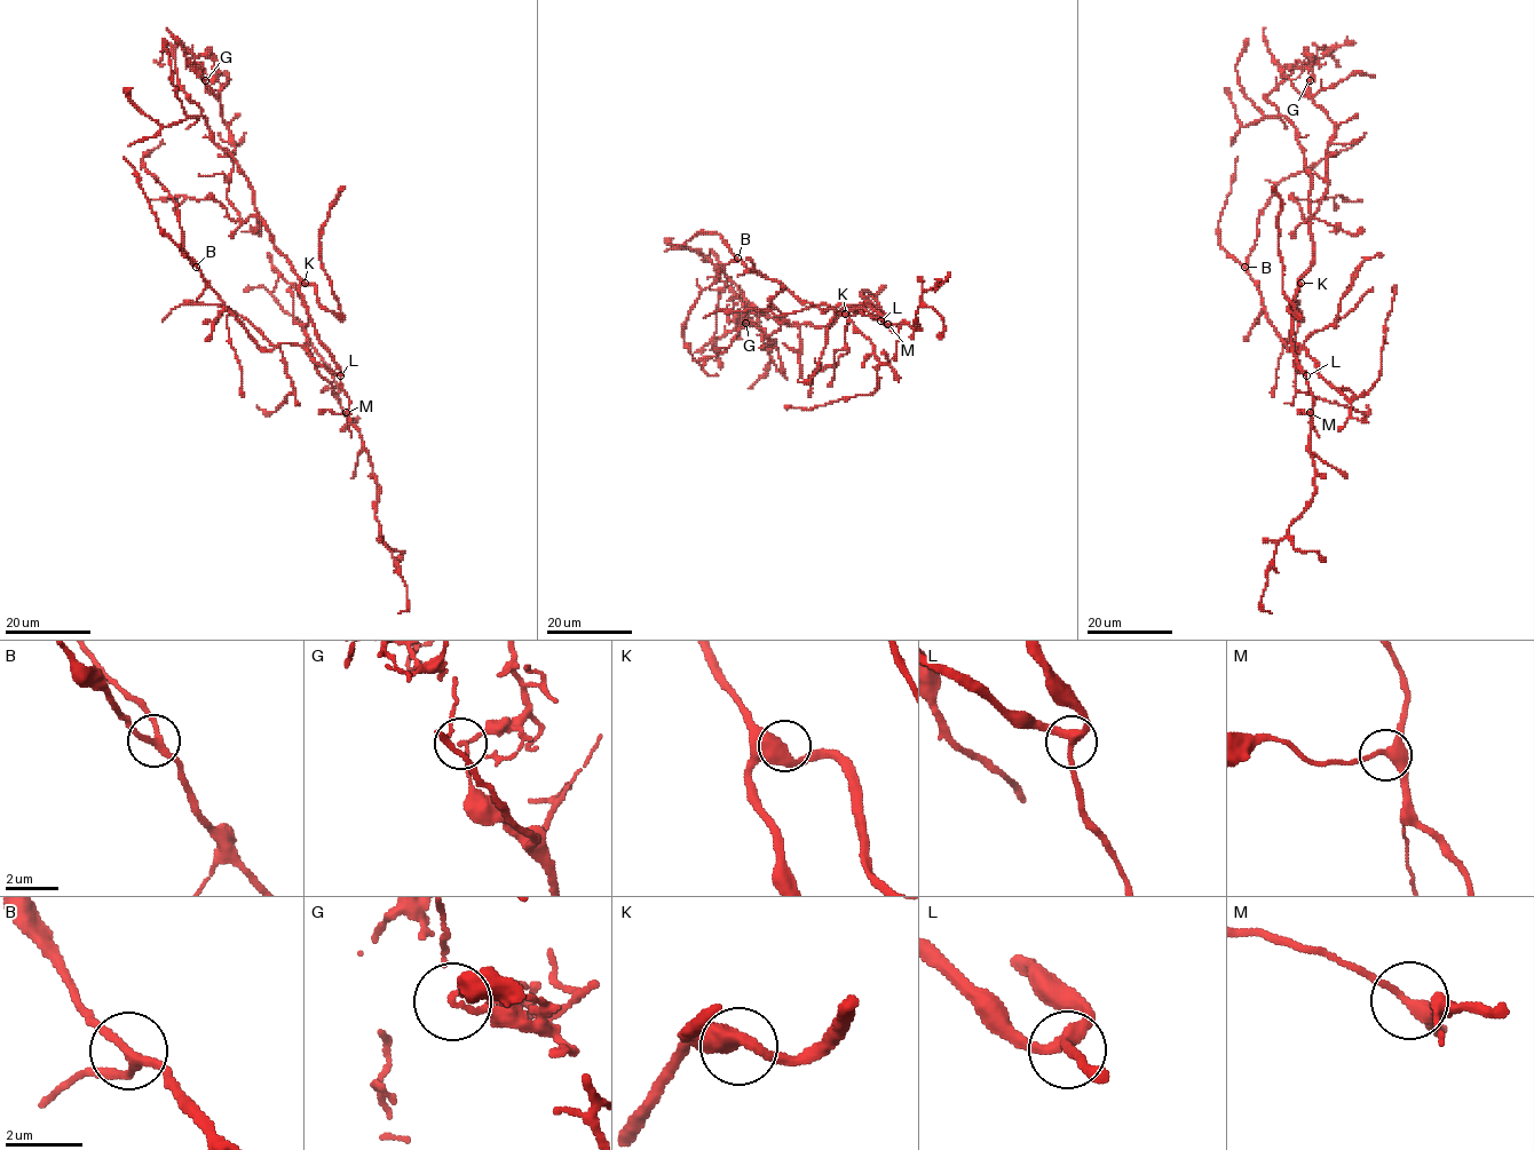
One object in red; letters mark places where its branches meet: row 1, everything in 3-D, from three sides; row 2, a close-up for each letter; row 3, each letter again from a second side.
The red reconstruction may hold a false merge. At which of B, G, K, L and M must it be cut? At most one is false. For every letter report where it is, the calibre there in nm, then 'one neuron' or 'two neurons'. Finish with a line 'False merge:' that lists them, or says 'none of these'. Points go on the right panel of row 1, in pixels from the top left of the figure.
B: at (1244, 267); 220 nm thick; one neuron
G: at (1310, 80); 140 nm thick; two neurons
K: at (1301, 283); 480 nm thick; one neuron
L: at (1306, 375); 280 nm thick; one neuron
M: at (1310, 412); 320 nm thick; one neuron
False merge: G

